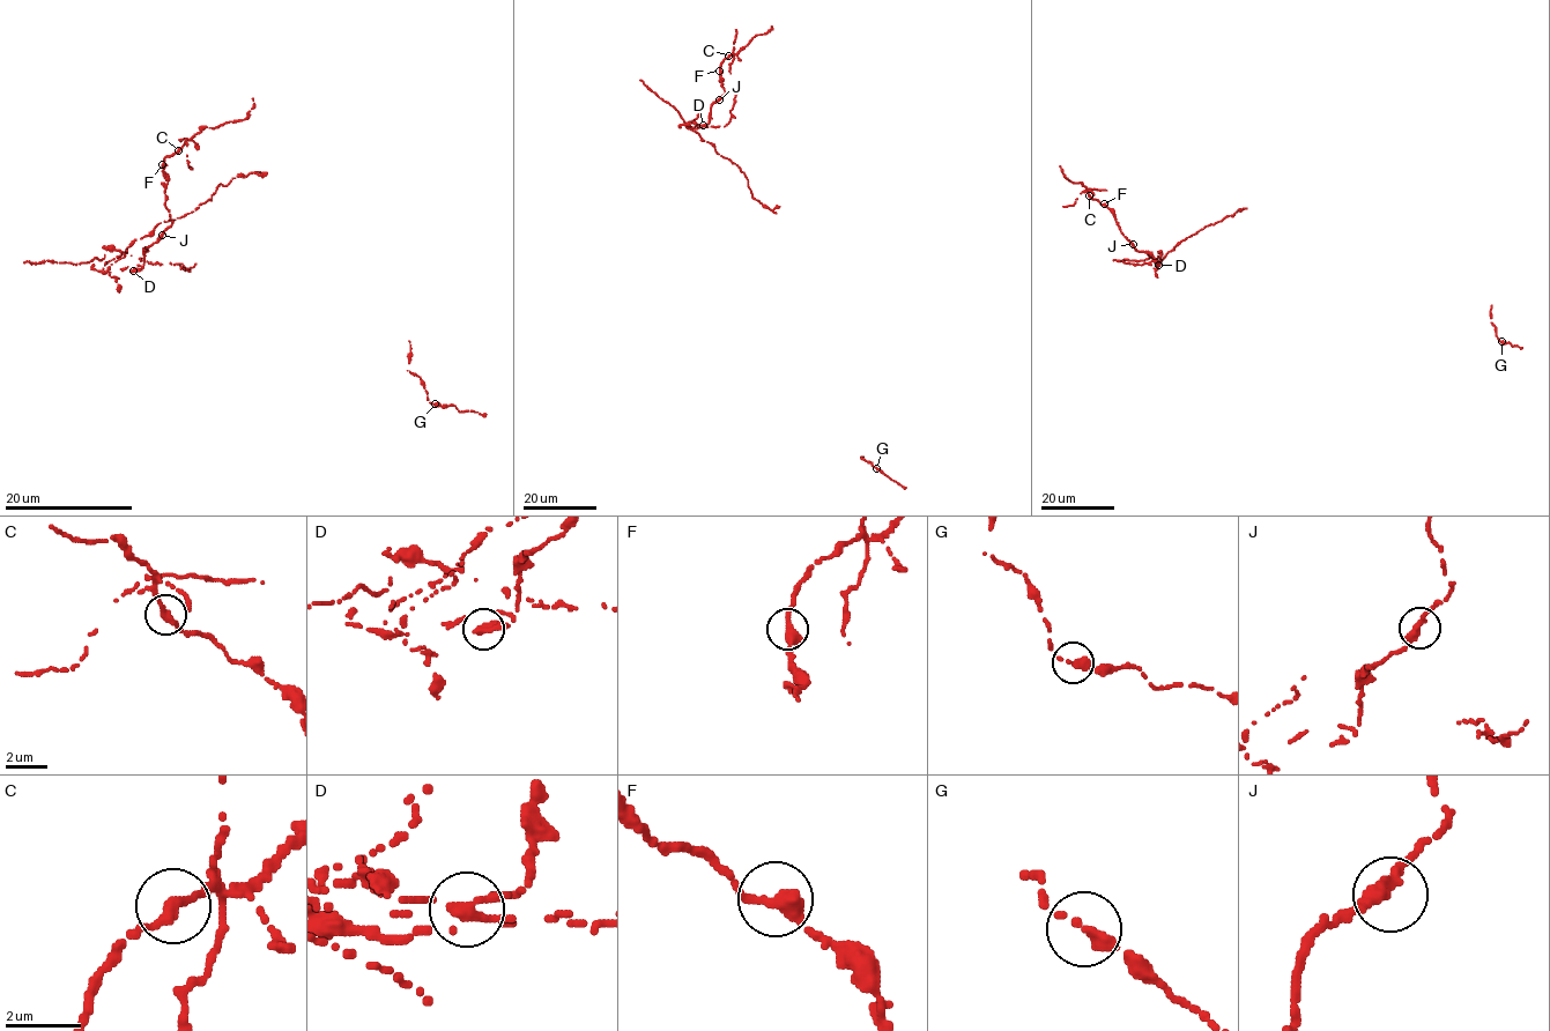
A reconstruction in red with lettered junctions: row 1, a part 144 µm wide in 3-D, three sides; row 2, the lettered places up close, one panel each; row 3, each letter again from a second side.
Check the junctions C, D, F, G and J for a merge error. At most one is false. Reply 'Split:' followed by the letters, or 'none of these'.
Split: D

